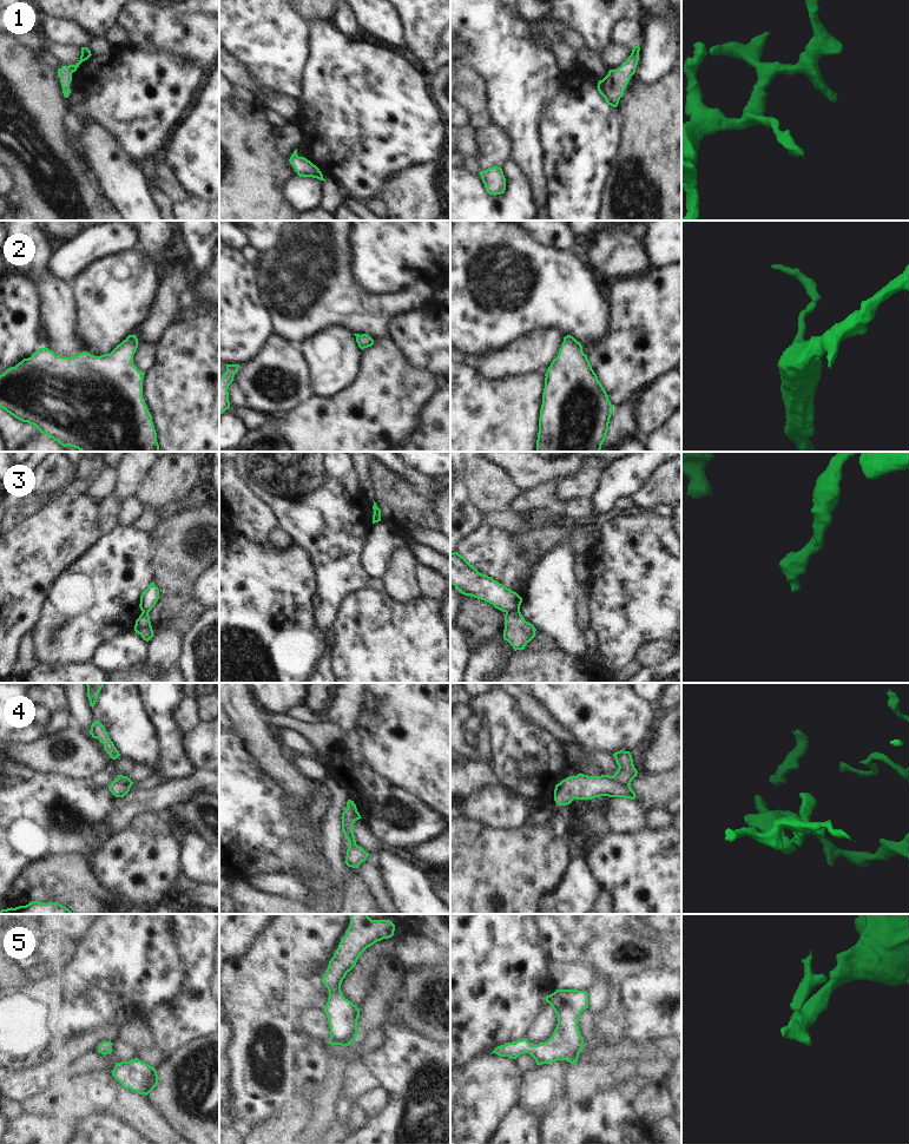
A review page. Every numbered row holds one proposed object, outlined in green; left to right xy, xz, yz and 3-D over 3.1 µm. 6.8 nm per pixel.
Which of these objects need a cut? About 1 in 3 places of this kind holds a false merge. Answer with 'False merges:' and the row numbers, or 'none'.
False merges: 3, 4

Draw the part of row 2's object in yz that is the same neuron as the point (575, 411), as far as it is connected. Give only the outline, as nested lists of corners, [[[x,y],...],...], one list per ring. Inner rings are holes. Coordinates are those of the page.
[[[565,336],[545,376],[536,452],[600,452],[613,406],[581,343]]]

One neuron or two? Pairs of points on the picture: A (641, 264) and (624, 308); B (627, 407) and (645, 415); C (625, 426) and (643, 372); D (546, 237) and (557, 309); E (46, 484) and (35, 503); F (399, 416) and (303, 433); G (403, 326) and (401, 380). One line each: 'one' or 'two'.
A: two
B: two
C: two
D: two
E: two
F: one
G: two

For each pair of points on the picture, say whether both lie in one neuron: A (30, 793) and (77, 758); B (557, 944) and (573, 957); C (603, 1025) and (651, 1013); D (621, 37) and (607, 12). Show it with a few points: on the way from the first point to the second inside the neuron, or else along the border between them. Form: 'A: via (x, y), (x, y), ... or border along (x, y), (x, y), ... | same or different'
A: border along (30, 766), (44, 773), (60, 773), (84, 780) | different
B: via (560, 947), (570, 954) | same
C: via (614, 1024), (633, 1013), (639, 1013) | same
D: border along (641, 18), (619, 19), (612, 30), (611, 41) | different

